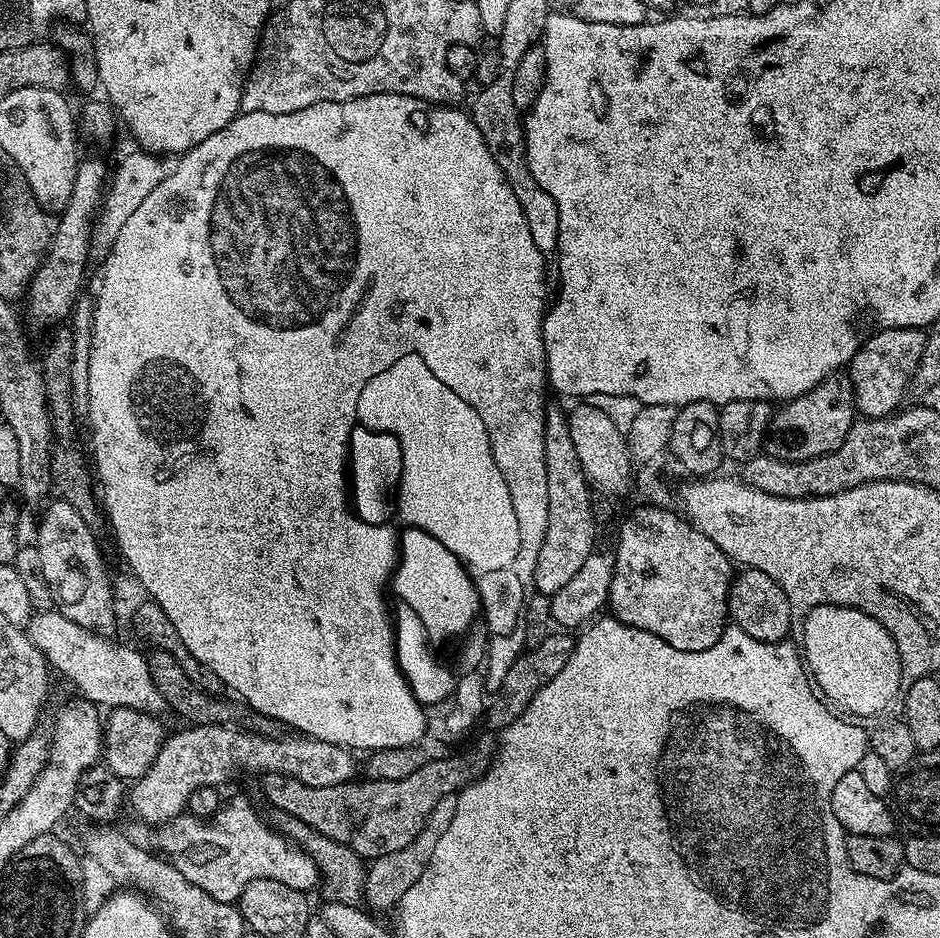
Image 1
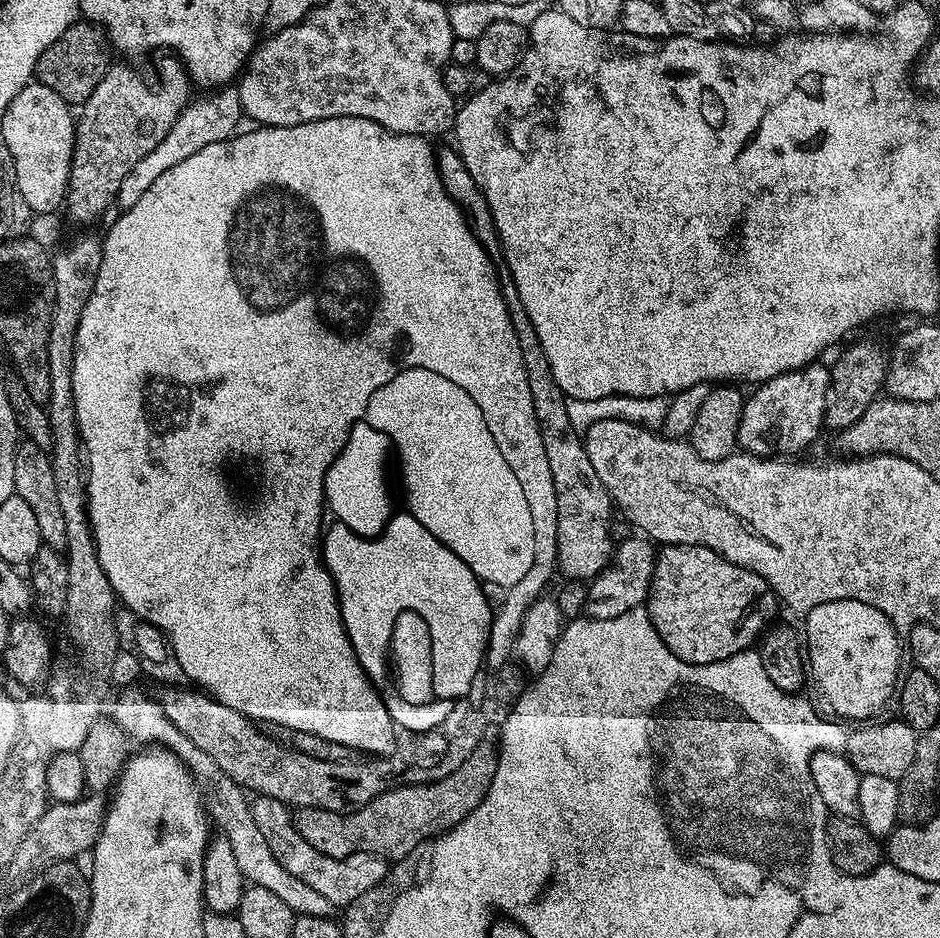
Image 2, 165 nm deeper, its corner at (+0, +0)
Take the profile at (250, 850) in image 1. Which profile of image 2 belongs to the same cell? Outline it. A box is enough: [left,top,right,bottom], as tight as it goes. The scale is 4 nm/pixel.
[250,796,390,906]

